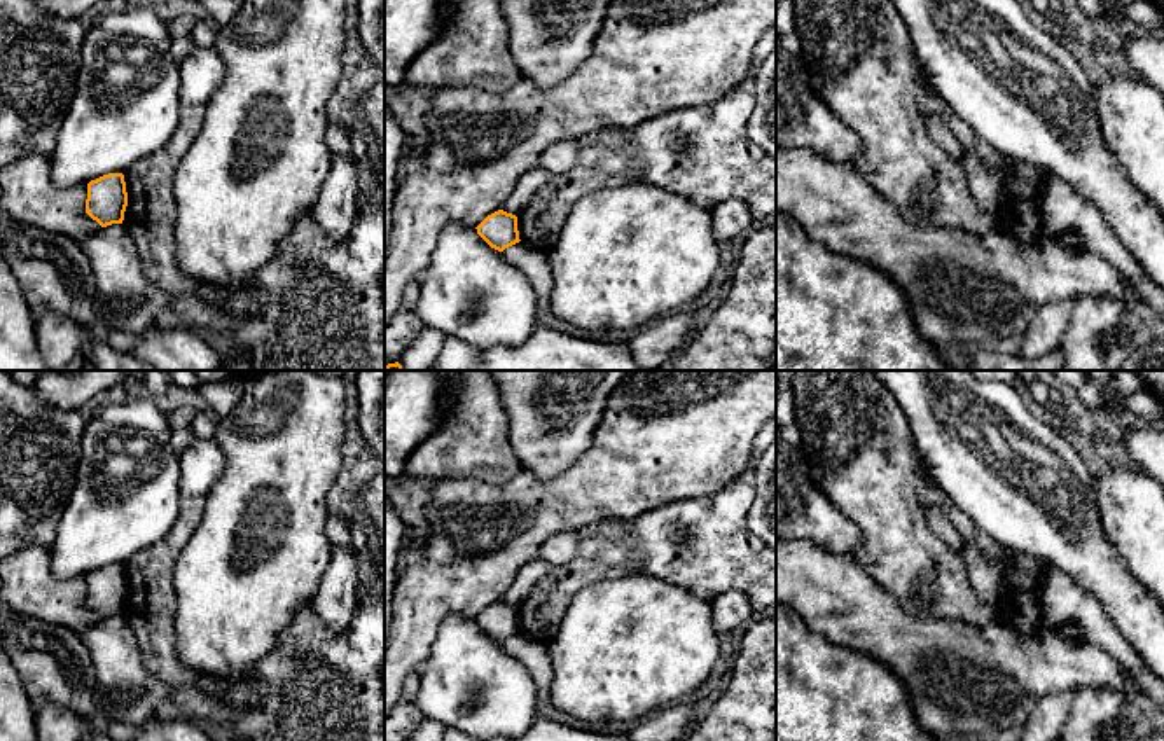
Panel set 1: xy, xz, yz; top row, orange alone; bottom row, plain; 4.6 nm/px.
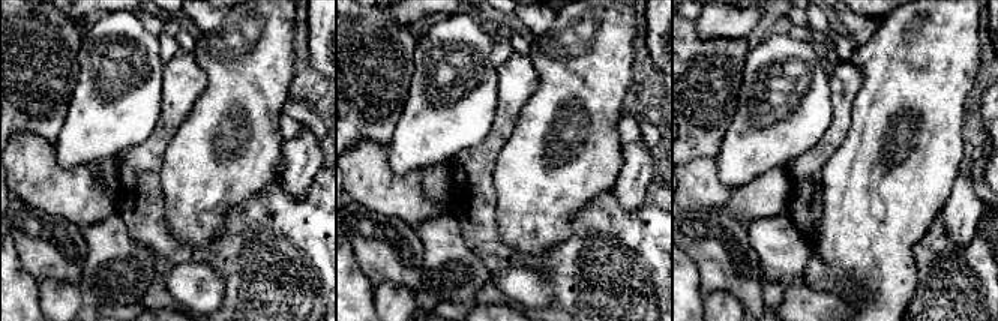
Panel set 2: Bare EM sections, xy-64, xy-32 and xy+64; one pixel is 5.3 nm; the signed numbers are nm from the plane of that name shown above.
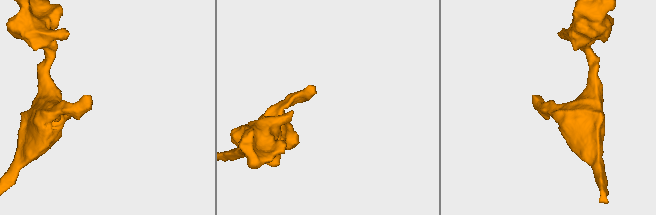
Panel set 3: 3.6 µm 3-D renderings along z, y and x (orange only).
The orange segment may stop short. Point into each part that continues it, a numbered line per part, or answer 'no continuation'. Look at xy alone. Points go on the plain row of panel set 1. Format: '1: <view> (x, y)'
no continuation

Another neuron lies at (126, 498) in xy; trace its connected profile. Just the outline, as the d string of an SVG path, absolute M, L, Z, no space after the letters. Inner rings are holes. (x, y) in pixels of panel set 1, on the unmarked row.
M150 395L114 397L87 421L75 486L51 544L51 573L59 580L87 577L161 542L180 509L180 458L170 444L168 414Z

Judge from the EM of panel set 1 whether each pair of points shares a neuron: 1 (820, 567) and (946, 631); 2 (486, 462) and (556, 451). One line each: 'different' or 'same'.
1: same
2: different

